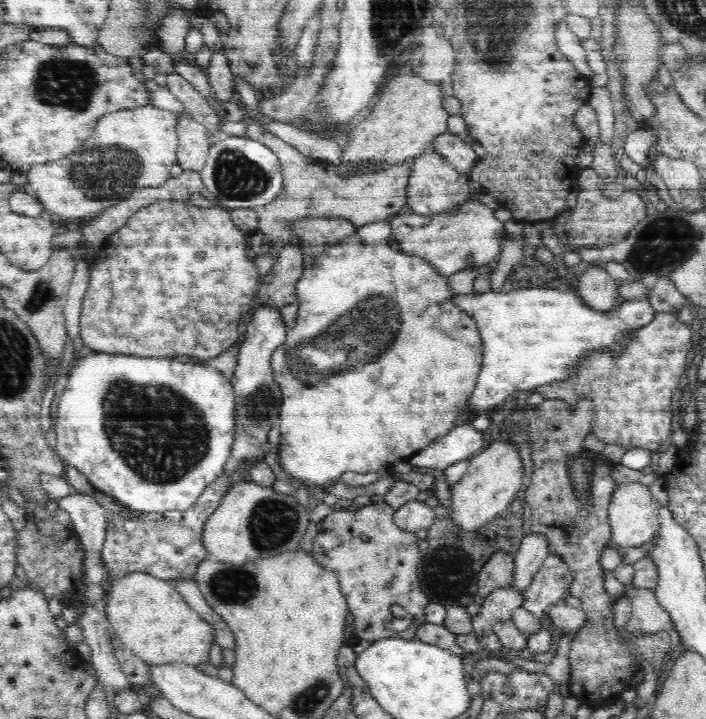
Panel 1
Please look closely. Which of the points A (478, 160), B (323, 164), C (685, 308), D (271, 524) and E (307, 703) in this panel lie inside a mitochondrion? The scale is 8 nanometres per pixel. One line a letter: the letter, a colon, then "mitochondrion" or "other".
A: other
B: other
C: other
D: mitochondrion
E: mitochondrion

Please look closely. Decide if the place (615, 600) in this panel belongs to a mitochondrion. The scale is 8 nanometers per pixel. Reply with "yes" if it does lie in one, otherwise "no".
no

